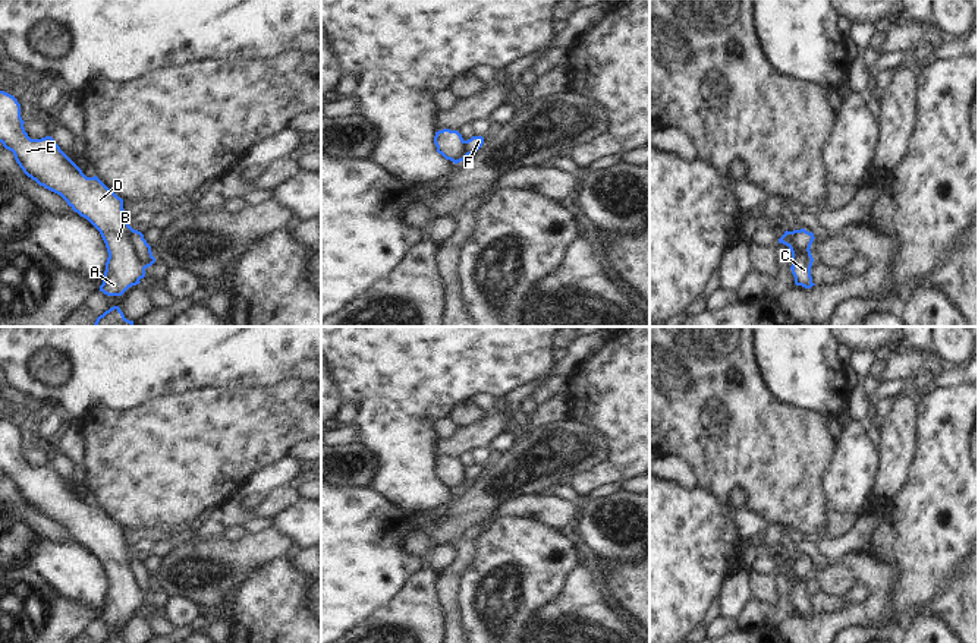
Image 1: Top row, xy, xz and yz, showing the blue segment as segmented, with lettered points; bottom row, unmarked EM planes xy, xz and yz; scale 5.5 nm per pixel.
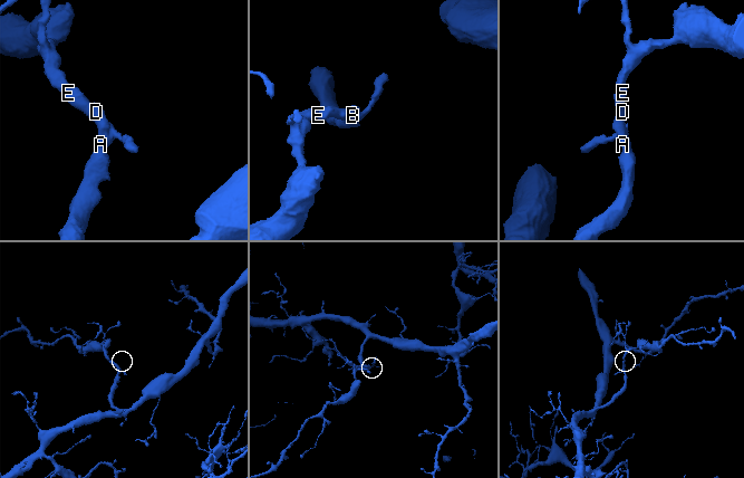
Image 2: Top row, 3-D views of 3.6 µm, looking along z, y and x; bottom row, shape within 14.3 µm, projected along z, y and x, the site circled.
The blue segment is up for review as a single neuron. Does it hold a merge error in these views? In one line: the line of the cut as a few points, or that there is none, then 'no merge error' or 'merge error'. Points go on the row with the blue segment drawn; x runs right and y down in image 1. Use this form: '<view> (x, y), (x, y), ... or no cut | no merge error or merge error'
xy (131, 229), (134, 252), (145, 267) | merge error

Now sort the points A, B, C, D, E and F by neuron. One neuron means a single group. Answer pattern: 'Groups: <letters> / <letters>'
Groups: A B C D E / F.

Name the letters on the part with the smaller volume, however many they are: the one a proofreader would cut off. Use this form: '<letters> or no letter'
F

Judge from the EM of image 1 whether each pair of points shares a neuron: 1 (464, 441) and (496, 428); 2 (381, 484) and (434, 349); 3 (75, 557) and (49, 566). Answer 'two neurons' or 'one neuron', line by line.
1: one neuron
2: one neuron
3: one neuron

